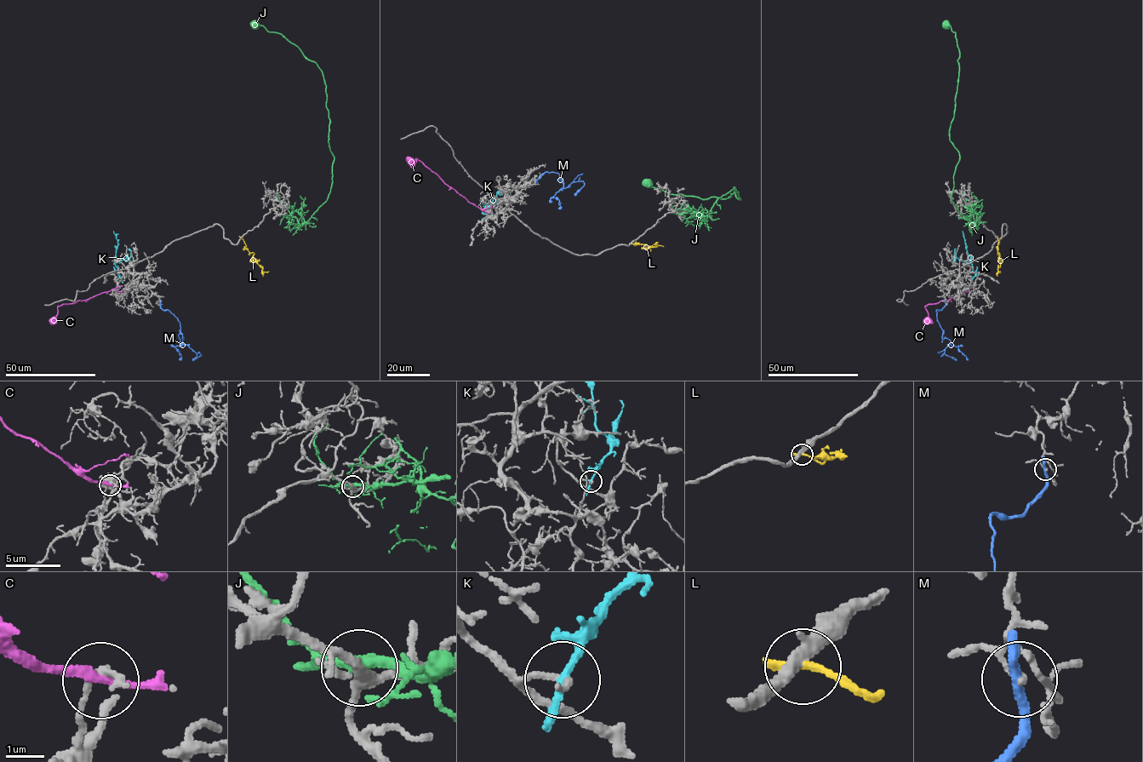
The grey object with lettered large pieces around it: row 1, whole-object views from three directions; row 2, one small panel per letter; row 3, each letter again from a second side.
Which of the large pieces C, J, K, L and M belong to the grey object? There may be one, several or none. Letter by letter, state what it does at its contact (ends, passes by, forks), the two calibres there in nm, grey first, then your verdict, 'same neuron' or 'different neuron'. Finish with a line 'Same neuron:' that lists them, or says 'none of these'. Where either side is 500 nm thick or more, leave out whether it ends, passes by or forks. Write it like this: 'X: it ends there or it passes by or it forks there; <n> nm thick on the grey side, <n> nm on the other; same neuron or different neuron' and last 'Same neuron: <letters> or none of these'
C: it passes by; 200 nm thick on the grey side, 200 nm on the other; different neuron
J: it passes by; 280 nm thick on the grey side, 340 nm on the other; different neuron
K: it passes by; 240 nm thick on the grey side, 180 nm on the other; different neuron
L: it ends there; 380 nm thick on the grey side, 280 nm on the other; different neuron
M: it passes by; 140 nm thick on the grey side, 300 nm on the other; different neuron
Same neuron: none of these

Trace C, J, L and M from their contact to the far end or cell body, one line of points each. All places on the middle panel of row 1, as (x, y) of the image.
C: (488, 212), (470, 203), (416, 158), (415, 163), (408, 159)
J: (679, 214), (698, 212), (704, 218), (732, 190), (740, 198), (734, 187), (726, 198), (701, 199), (642, 181)
L: (631, 243), (664, 246)
M: (537, 182), (545, 173), (555, 172), (562, 178), (562, 188), (582, 181), (583, 186), (574, 195)

